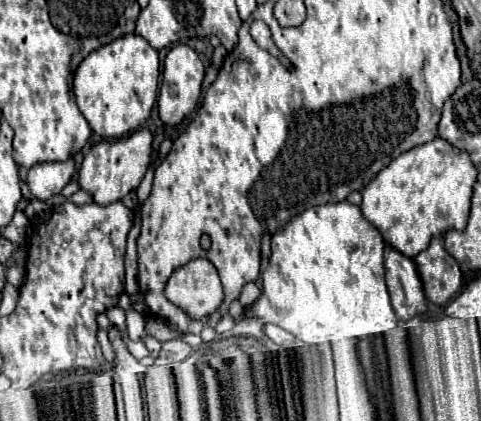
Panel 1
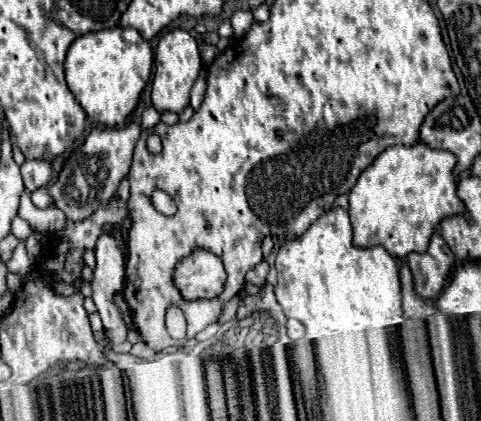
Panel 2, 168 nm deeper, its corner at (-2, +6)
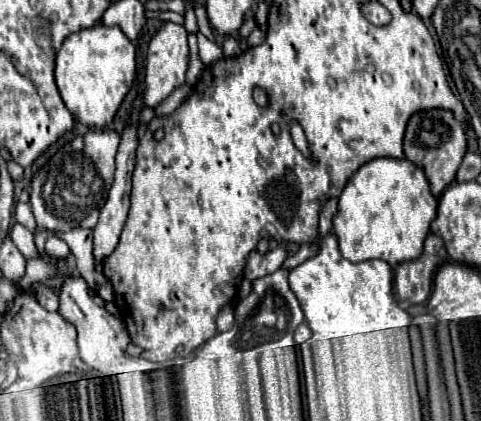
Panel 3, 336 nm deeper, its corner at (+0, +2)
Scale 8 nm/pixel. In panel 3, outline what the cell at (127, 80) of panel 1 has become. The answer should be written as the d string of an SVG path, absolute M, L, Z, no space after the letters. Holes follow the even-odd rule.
M102 23L72 33L64 39L56 53L54 79L62 101L76 121L88 127L108 125L120 103L124 101L136 73L136 49L130 39L118 27L106 27Z

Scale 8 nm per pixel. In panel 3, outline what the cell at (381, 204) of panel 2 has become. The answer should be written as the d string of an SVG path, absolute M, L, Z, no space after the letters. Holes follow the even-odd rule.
M382 157L362 165L362 169L358 169L358 173L346 183L346 189L338 197L338 213L332 219L332 233L338 239L344 259L352 263L382 259L390 267L396 267L402 261L418 259L422 255L422 245L430 231L430 221L436 217L436 207L438 201L432 197L430 185L420 167L416 167L408 159Z

